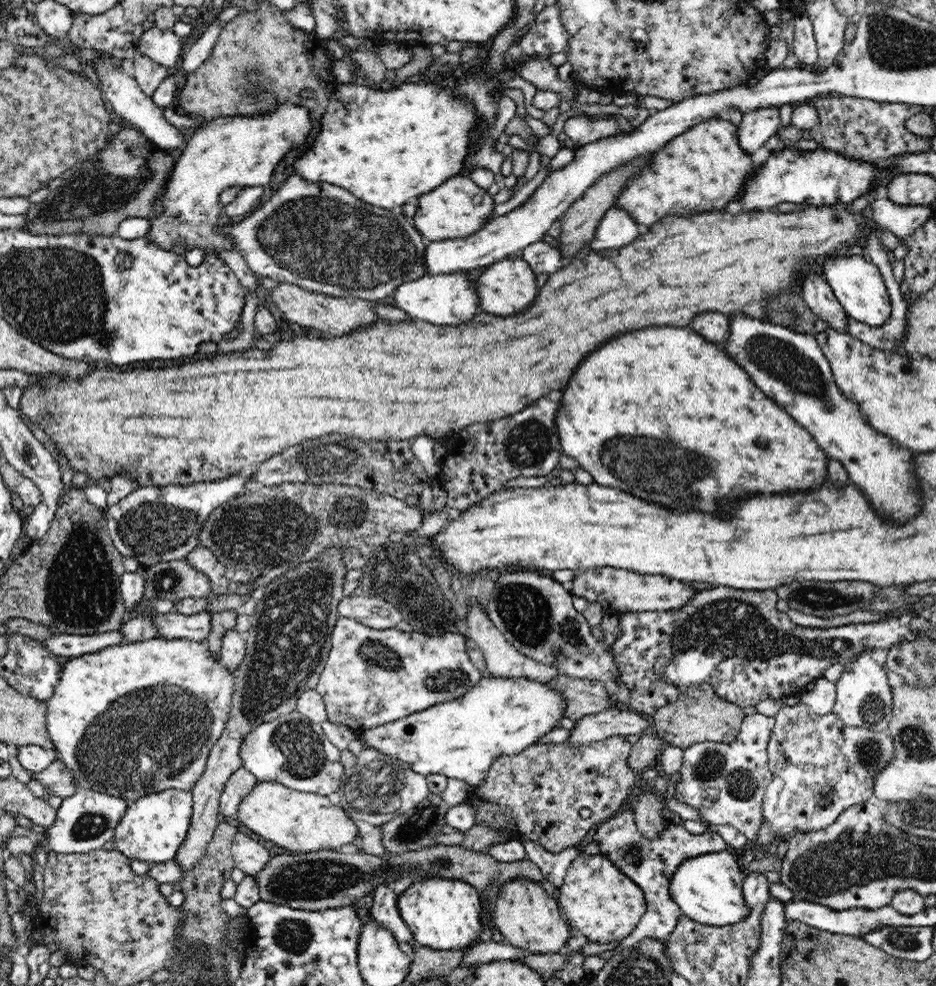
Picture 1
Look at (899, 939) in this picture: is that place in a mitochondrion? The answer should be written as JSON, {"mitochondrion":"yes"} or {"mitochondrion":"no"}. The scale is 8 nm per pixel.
{"mitochondrion":"yes"}

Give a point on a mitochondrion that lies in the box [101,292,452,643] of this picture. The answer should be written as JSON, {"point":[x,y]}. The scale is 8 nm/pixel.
{"point":[247,538]}

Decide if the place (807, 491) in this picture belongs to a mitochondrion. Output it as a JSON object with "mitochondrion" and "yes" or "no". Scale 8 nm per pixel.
{"mitochondrion":"no"}

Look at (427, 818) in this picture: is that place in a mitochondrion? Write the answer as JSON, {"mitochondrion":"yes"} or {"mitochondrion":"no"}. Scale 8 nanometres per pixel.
{"mitochondrion":"yes"}

